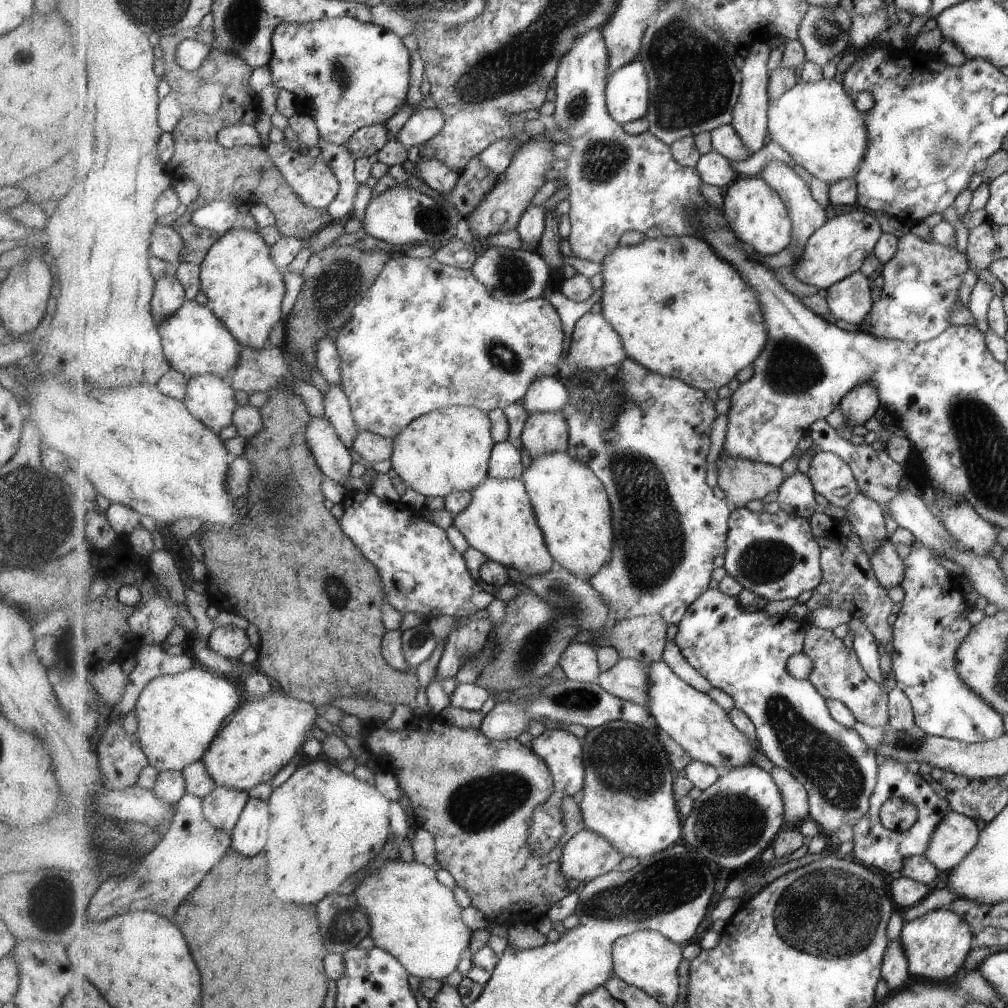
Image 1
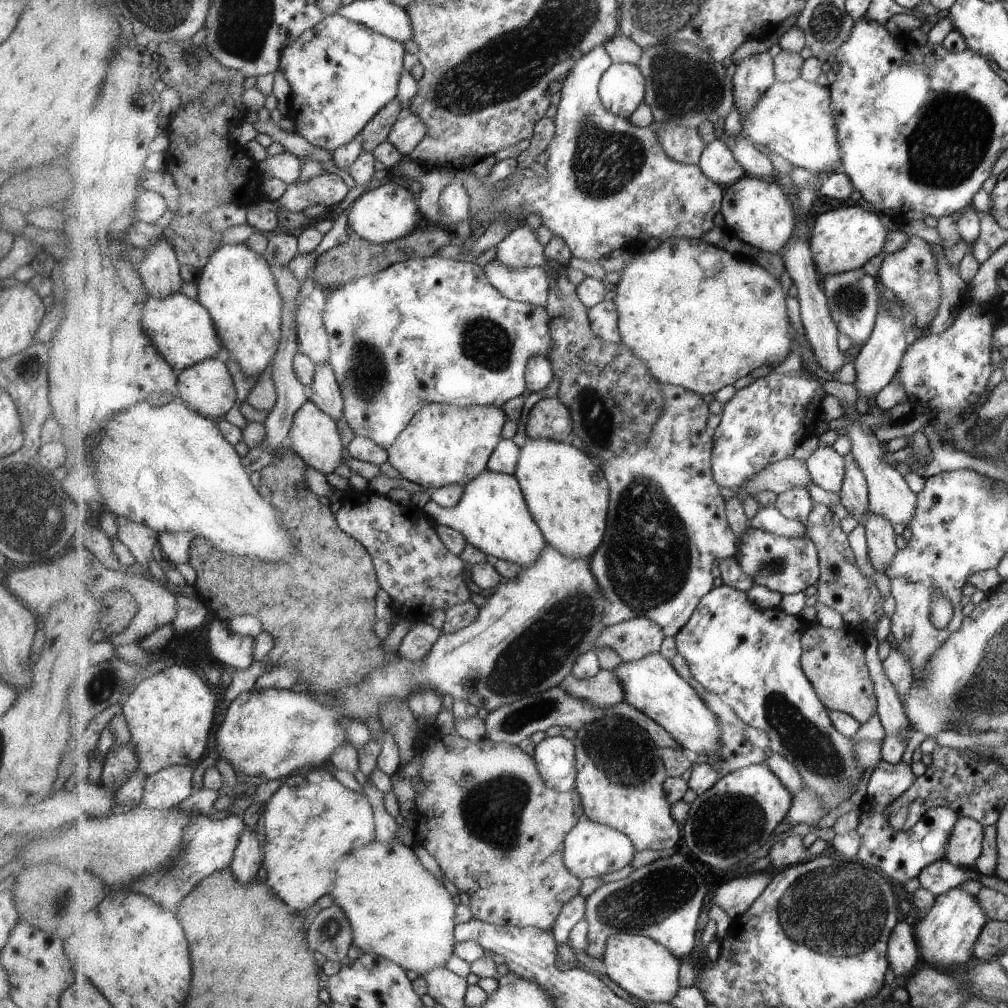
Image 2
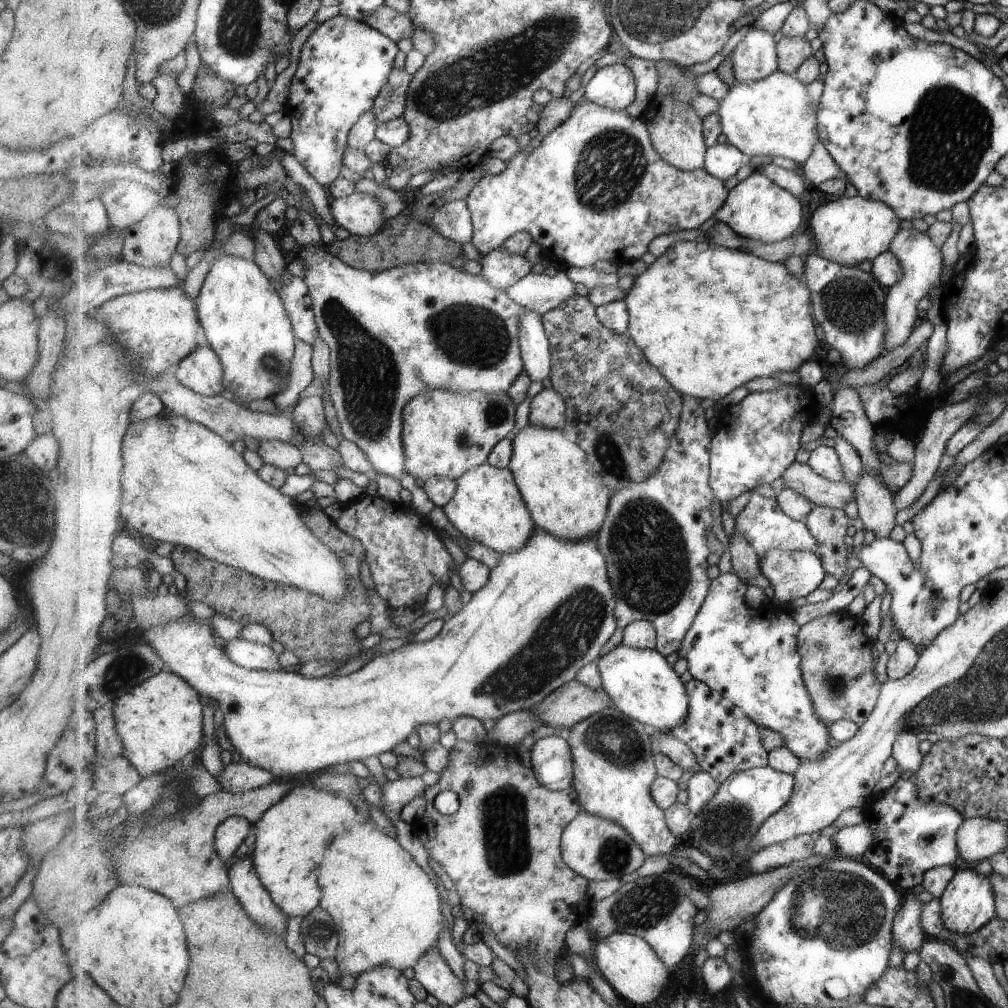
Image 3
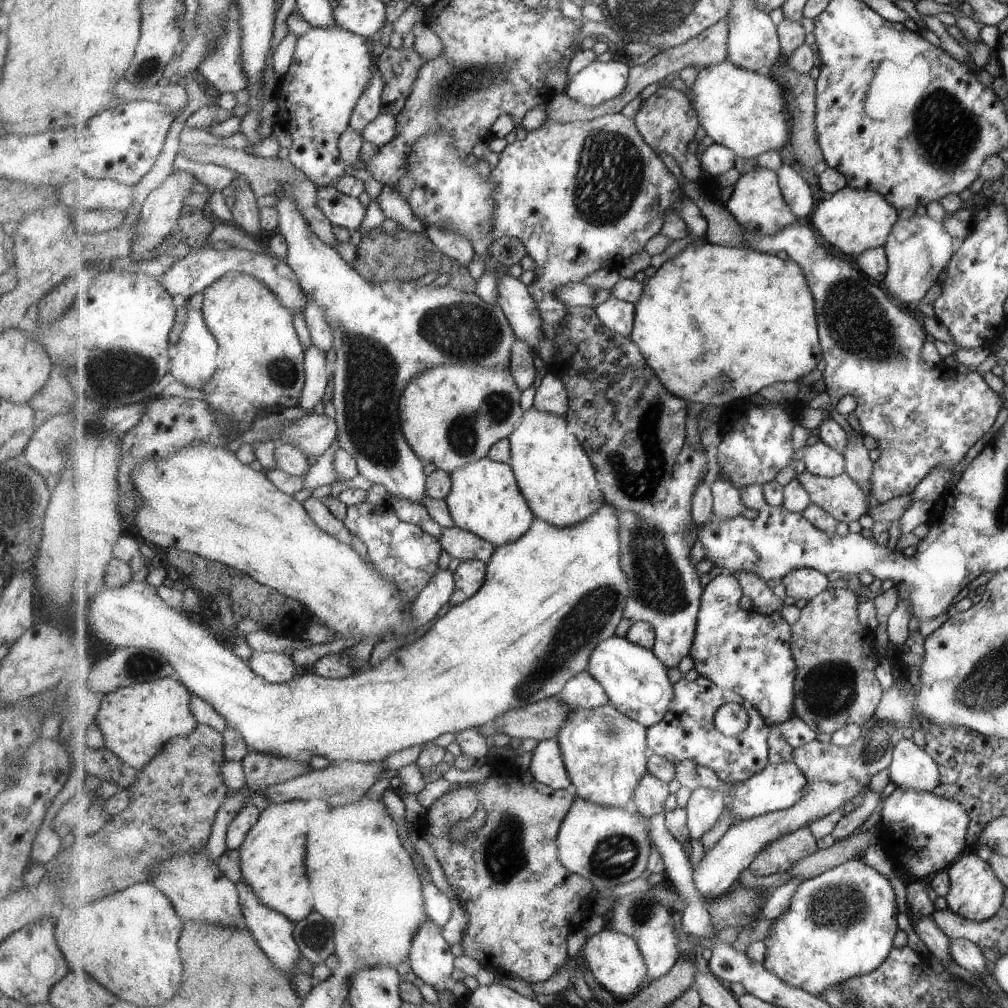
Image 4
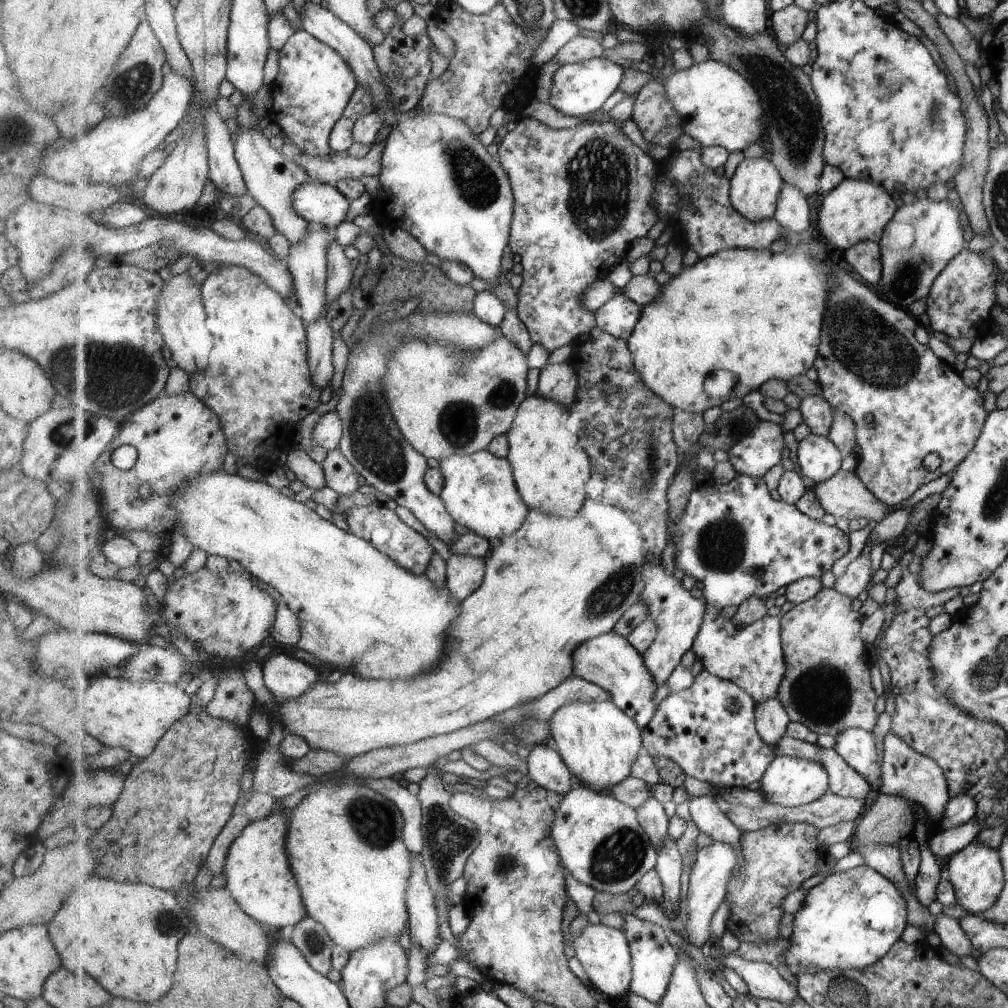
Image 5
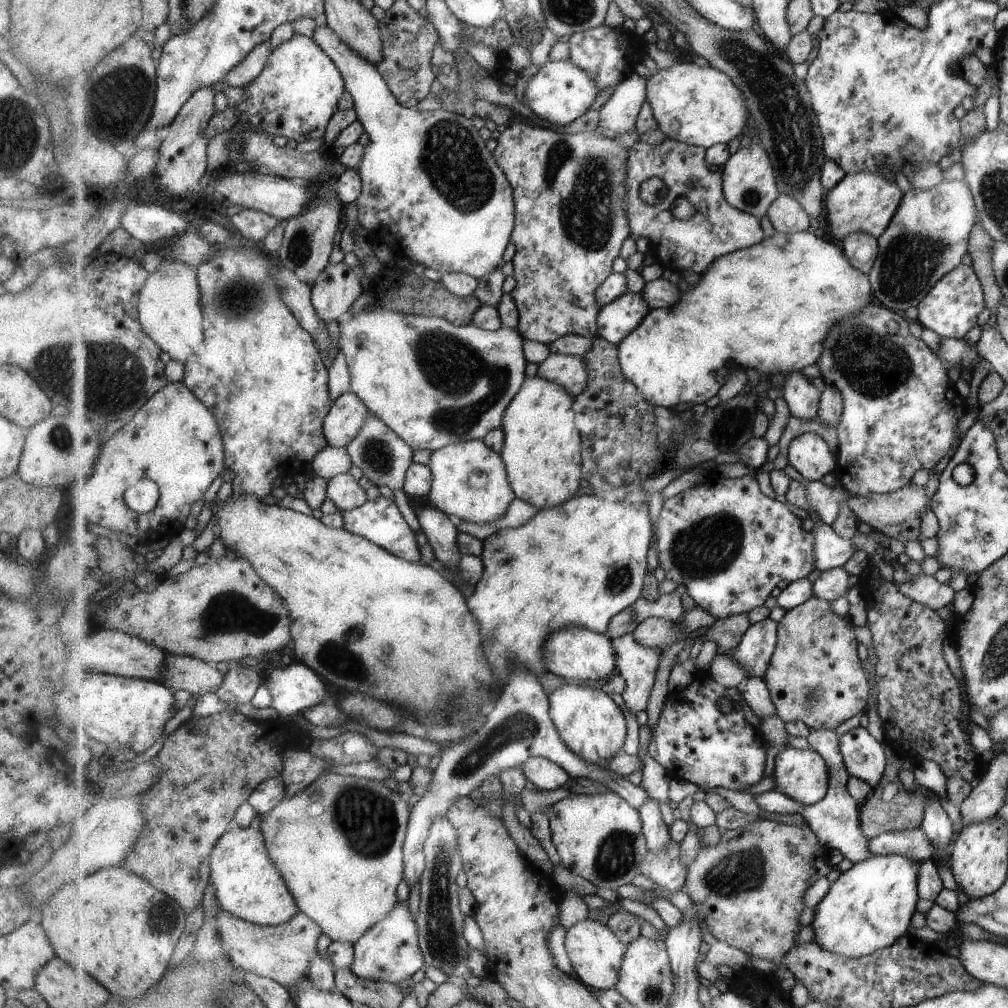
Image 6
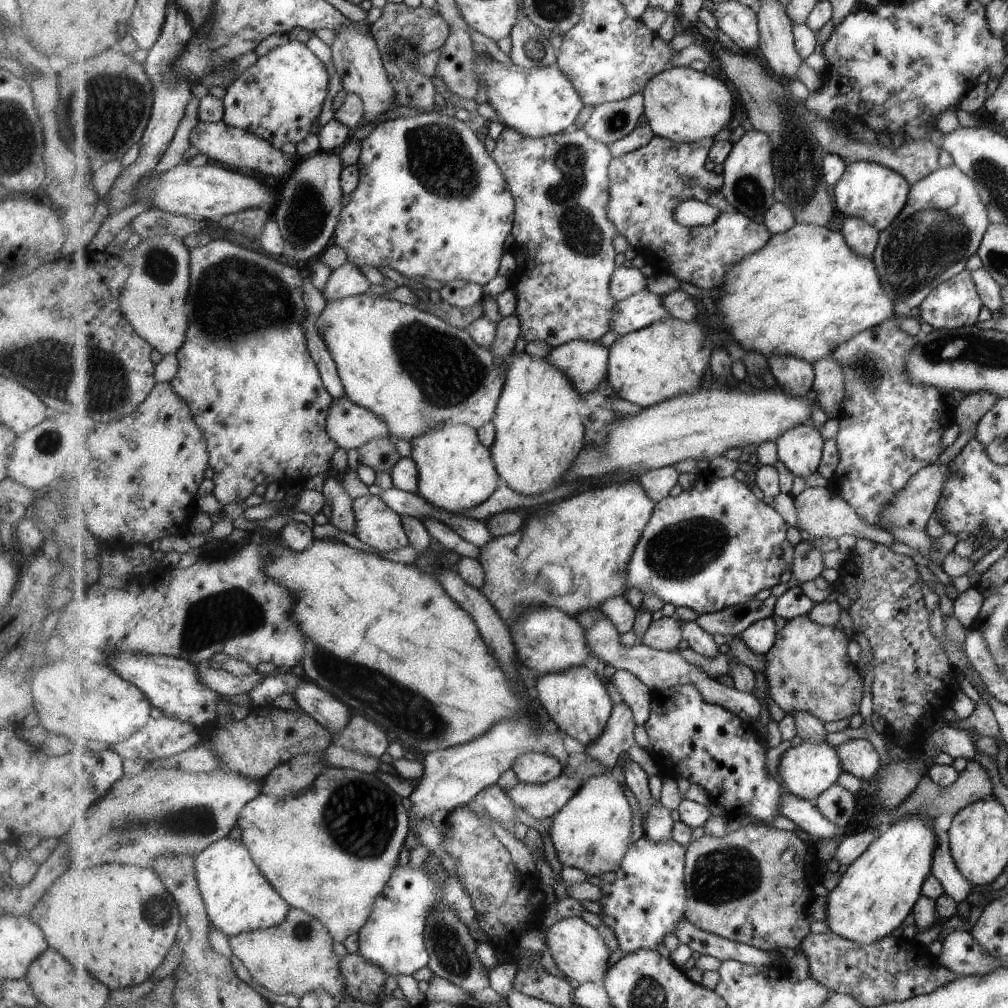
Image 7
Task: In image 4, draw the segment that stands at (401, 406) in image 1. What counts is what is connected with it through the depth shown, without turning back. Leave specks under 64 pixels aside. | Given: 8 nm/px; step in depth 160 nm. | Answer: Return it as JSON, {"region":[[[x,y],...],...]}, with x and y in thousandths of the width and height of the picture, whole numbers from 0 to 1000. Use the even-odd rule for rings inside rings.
{"region":[[[277,190],[272,193],[275,197],[270,205],[277,210],[277,232],[279,232],[287,242],[287,254],[285,254],[284,260],[291,266],[300,288],[304,292],[309,292],[309,294],[322,306],[324,319],[327,320],[326,323],[328,323],[328,326],[330,327],[333,360],[332,364],[329,366],[331,371],[331,390],[329,399],[331,400],[334,409],[333,417],[336,423],[336,438],[338,438],[338,442],[342,444],[342,446],[346,446],[346,448],[350,450],[350,454],[354,456],[357,470],[362,472],[364,476],[367,476],[371,480],[380,481],[385,488],[392,492],[420,500],[420,494],[424,493],[425,474],[424,470],[420,470],[420,468],[422,468],[422,457],[415,452],[415,449],[412,448],[408,443],[408,440],[404,438],[399,425],[399,415],[397,414],[399,408],[397,397],[399,396],[399,392],[403,389],[404,381],[407,381],[409,376],[412,376],[416,371],[420,371],[422,367],[434,363],[434,361],[463,360],[470,362],[471,360],[477,360],[477,363],[505,365],[512,337],[510,326],[496,302],[487,302],[481,298],[477,298],[471,290],[457,290],[444,282],[441,284],[414,284],[412,277],[406,279],[388,278],[386,280],[380,280],[380,282],[370,282],[370,280],[358,274],[352,266],[349,266],[349,264],[344,262],[344,260],[338,256],[338,252],[336,252],[334,248],[328,246],[328,244],[324,244],[324,242],[313,232],[309,222],[307,222],[305,216],[301,214],[301,210],[297,208],[297,202],[293,200],[291,194],[277,192]]]}

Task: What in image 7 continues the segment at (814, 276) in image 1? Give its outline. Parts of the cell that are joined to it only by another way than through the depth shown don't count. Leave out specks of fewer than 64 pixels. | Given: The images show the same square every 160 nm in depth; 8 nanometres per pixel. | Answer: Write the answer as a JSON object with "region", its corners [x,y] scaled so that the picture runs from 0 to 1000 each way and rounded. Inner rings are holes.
{"region":[[[860,159],[841,162],[840,169],[833,181],[826,185],[826,192],[830,198],[829,204],[832,205],[837,216],[858,217],[872,228],[882,224],[891,214],[892,209],[899,202],[902,188],[903,183],[895,173],[872,162]]]}

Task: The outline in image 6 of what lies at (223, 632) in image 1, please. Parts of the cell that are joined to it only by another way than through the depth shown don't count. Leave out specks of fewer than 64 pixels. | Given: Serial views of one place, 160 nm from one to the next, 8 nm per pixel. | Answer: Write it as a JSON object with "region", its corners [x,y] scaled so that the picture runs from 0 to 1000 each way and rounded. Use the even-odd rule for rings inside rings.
{"region":[[[295,655],[280,664],[268,667],[266,678],[271,688],[271,700],[279,710],[300,707],[314,698],[321,698],[324,679],[313,664]]]}

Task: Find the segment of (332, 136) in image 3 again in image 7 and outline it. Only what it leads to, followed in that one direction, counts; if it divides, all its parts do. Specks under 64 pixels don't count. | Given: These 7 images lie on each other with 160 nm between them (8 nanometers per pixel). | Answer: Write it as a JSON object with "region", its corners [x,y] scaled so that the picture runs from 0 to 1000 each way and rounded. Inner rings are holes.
{"region":[[[287,41],[241,70],[224,88],[222,120],[248,129],[269,143],[299,141],[310,131],[326,93],[324,64],[301,42]]]}

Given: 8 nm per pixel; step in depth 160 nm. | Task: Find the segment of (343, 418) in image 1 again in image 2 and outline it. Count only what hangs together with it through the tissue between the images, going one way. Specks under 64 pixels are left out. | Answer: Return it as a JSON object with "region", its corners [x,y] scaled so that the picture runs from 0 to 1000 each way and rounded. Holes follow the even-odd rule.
{"region":[[[327,357],[314,360],[308,397],[332,418],[340,415],[341,395]]]}

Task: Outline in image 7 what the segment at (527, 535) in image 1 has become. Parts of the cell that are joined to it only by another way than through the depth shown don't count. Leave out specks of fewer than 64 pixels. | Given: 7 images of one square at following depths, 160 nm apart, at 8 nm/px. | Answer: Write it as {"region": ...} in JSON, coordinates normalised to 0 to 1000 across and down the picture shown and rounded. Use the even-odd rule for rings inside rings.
{"region":[[[467,422],[428,426],[406,438],[406,440],[409,443],[408,453],[417,466],[416,490],[433,503],[455,509],[479,500],[493,486],[496,470],[488,446],[479,440],[474,427]]]}

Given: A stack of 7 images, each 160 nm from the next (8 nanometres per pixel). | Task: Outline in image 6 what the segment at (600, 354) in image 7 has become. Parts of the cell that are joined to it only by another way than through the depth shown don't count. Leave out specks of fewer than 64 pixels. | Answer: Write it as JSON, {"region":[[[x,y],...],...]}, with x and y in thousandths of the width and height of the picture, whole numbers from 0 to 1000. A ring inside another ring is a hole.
{"region":[[[553,349],[536,361],[533,371],[541,377],[550,379],[568,392],[574,393],[583,382],[584,365],[581,355],[574,352],[560,352]]]}

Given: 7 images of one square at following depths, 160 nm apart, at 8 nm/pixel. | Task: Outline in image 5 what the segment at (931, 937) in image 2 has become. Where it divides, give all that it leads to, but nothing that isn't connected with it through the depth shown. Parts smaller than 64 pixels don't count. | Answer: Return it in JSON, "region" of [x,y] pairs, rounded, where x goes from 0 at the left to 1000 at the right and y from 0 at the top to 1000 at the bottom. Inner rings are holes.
{"region":[[[966,833],[942,848],[938,859],[937,870],[946,880],[948,895],[962,908],[973,908],[989,893],[995,881],[996,865],[990,844],[969,837]]]}

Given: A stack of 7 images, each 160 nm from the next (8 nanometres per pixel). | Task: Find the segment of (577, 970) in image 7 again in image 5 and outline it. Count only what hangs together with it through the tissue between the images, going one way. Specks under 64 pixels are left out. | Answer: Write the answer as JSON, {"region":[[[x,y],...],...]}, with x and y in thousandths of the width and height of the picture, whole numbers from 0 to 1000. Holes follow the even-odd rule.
{"region":[[[593,916],[585,917],[568,934],[571,950],[576,954],[585,972],[585,976],[592,983],[596,983],[608,995],[614,995],[625,986],[626,973],[628,972],[628,949],[625,941],[625,933],[620,924],[599,919]]]}

